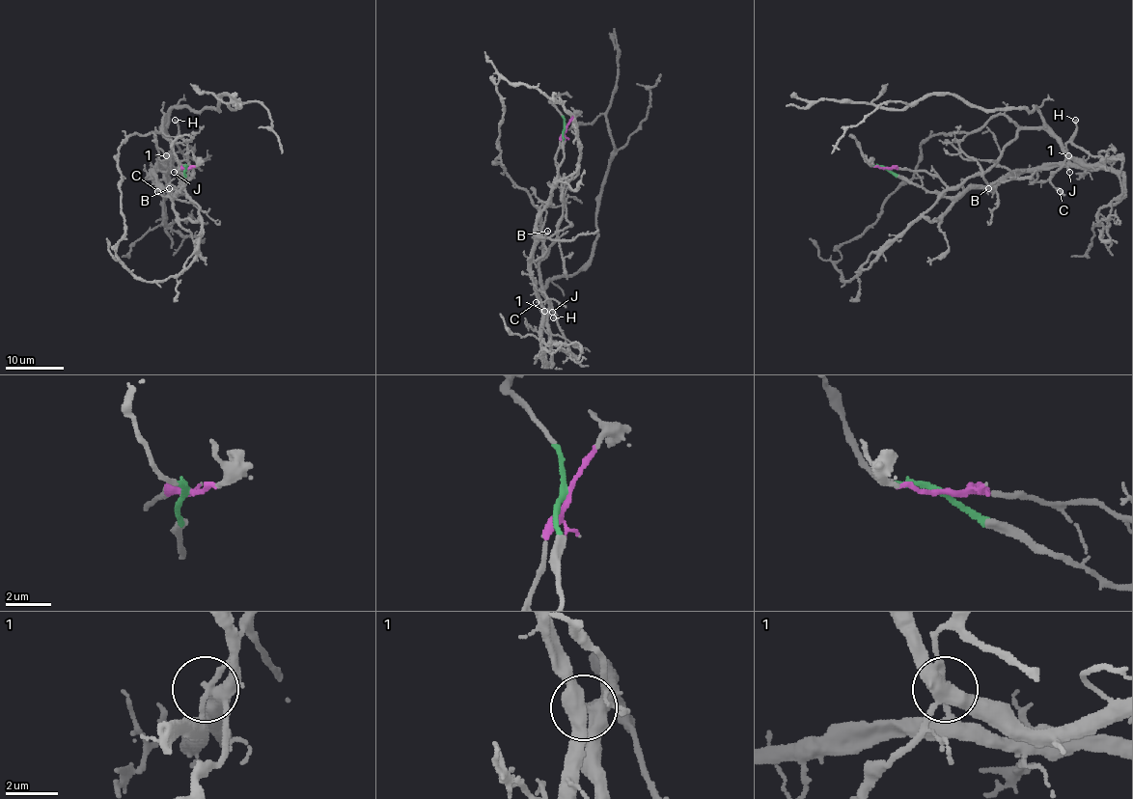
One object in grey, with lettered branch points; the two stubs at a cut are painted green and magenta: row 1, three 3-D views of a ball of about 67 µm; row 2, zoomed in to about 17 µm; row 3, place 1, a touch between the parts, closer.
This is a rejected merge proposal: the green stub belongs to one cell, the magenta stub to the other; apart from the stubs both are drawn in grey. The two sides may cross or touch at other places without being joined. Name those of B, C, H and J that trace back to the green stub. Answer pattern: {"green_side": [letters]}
{"green_side": ["B", "H"]}

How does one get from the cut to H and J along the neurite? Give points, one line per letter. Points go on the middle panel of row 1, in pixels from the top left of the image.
H: (565, 127), (551, 202), (536, 227), (531, 253), (534, 293), (542, 311), (554, 312), (553, 317)
J: (566, 127), (556, 155), (562, 192), (557, 238), (538, 262), (539, 291), (554, 311), (551, 312)

